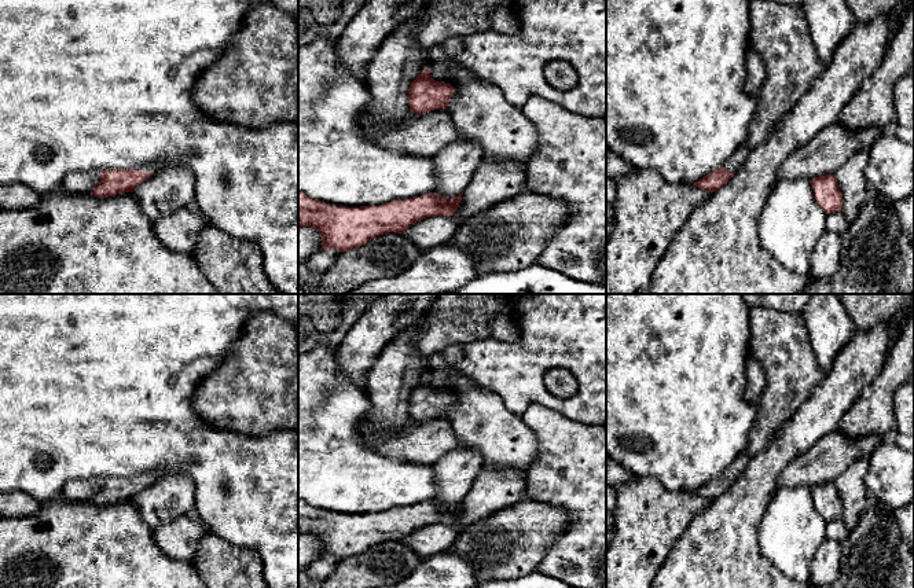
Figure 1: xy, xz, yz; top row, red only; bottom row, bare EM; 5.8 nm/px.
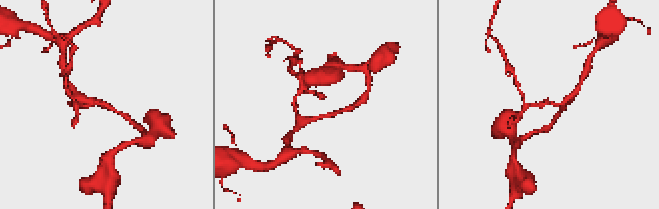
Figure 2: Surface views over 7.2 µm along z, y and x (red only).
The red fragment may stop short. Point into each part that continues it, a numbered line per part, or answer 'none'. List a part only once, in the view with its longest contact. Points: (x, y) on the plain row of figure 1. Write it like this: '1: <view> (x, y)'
1: xy (153, 476)

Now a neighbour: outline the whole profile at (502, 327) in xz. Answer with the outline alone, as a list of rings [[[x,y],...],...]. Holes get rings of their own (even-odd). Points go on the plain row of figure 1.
[[[498,315],[489,320],[491,337],[503,342],[514,342],[518,330],[510,315]]]

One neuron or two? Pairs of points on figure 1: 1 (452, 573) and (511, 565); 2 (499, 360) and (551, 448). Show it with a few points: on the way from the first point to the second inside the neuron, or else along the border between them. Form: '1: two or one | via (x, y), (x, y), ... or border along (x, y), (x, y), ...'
1: two | border along (447, 551), (462, 558), (476, 573)
2: two | border along (558, 411), (529, 404), (520, 414)

